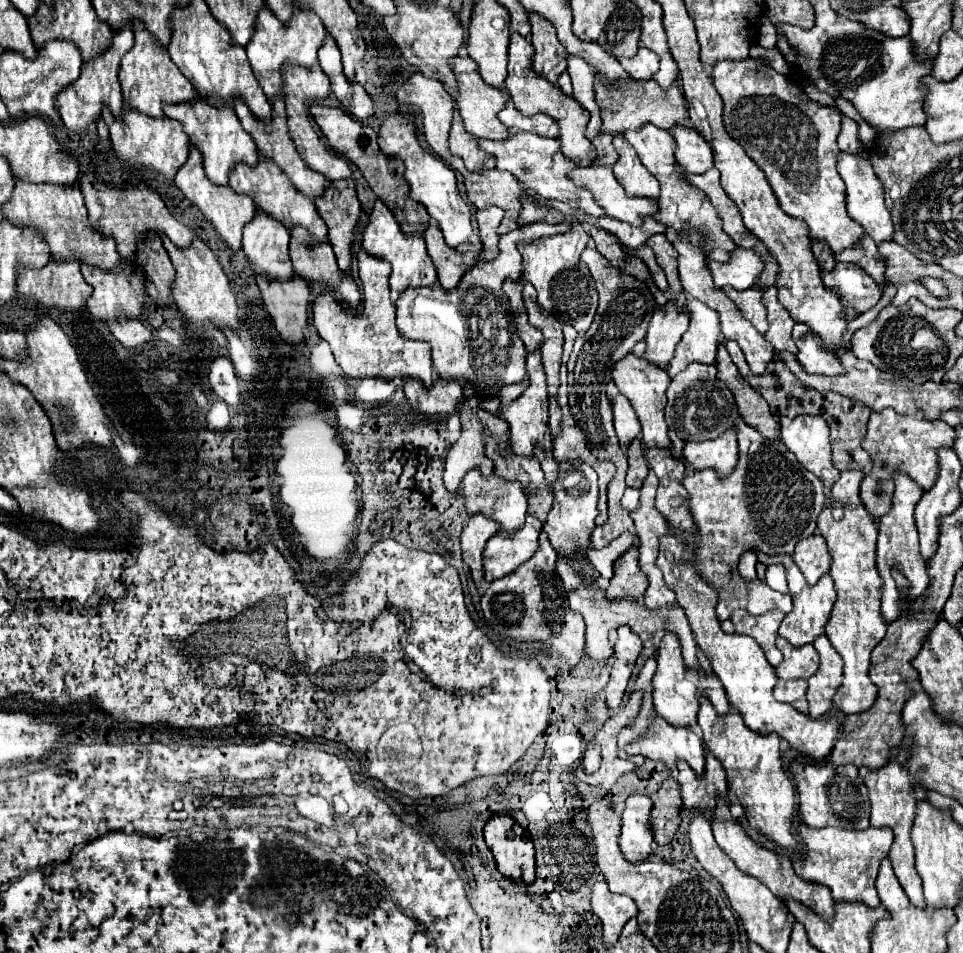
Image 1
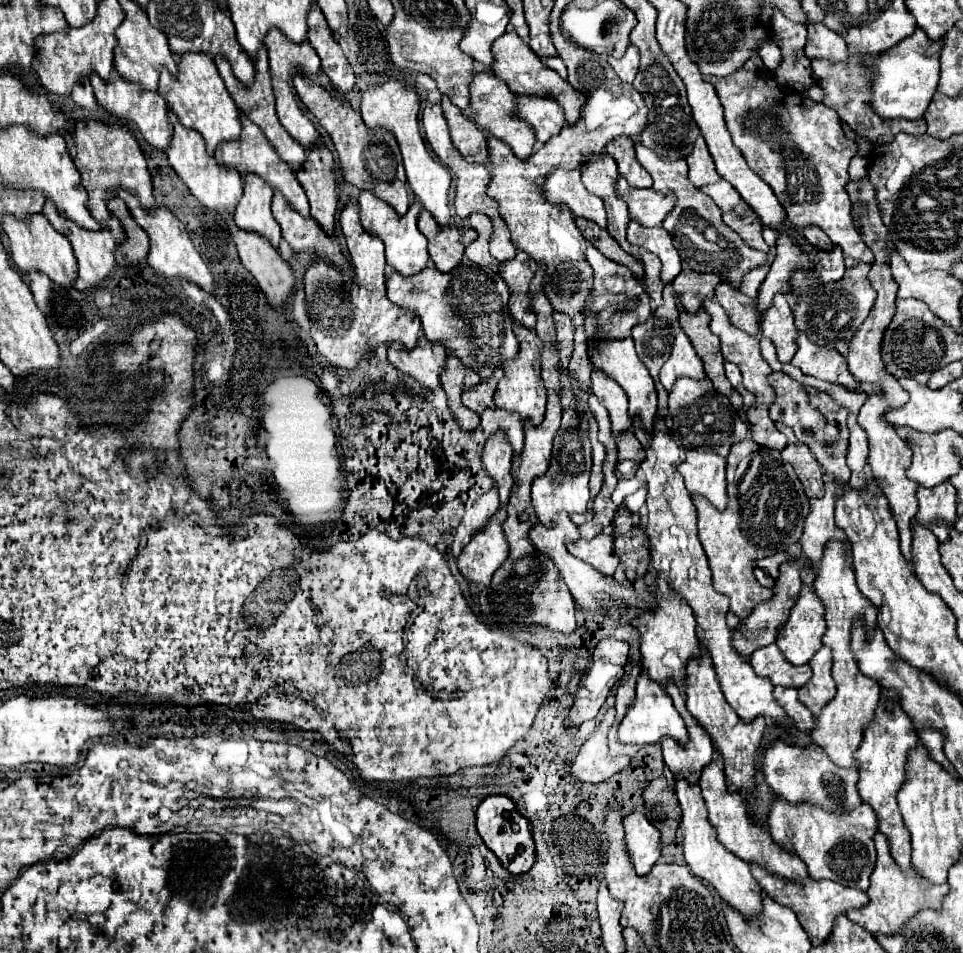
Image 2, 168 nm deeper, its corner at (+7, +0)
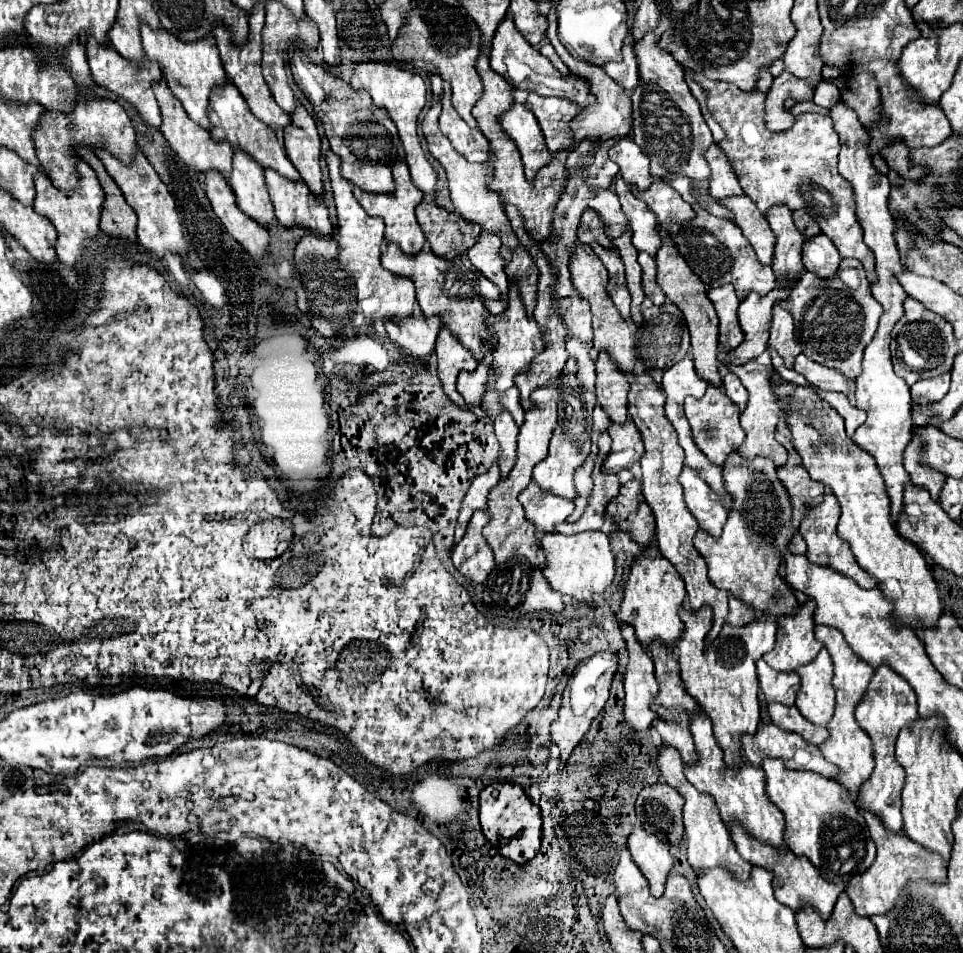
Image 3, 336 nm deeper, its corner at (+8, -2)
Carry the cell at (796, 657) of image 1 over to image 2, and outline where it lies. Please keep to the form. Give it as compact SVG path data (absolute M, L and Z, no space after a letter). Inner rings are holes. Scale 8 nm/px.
M776 644L758 648L750 656L750 660L752 660L752 668L756 668L756 674L768 676L772 680L772 684L778 684L778 686L800 688L812 676L812 668L808 664L802 664L802 666L790 664L782 656L782 652Z

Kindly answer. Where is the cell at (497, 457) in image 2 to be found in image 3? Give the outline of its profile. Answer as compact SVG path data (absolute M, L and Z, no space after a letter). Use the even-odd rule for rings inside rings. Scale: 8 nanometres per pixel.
M503 410L499 418L495 418L495 434L501 446L501 458L497 462L501 468L501 476L505 478L511 472L517 458L515 454L517 454L517 434L519 434L519 426L513 422L507 410Z

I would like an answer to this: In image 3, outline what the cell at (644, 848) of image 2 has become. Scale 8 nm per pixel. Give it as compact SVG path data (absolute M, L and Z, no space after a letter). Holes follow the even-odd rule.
M637 826L627 840L627 850L631 852L631 858L641 874L649 880L651 894L659 898L665 890L665 880L671 874L675 862L669 854L667 842L659 842L655 836Z

